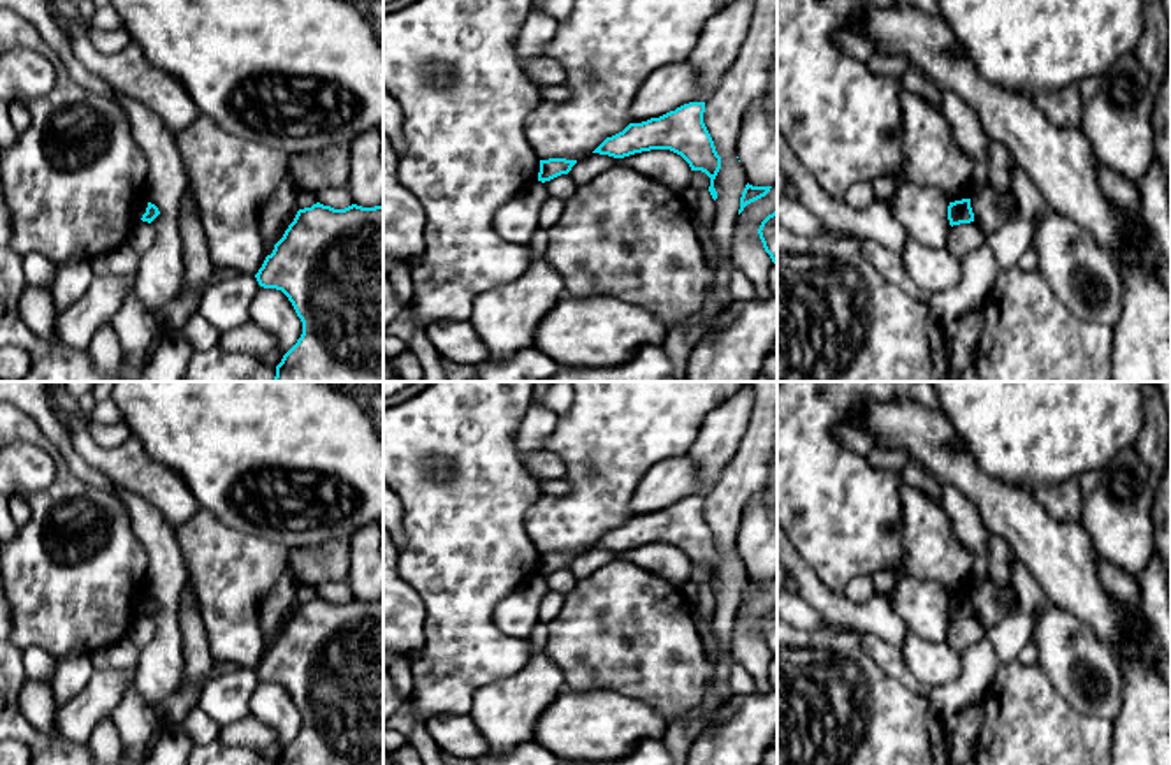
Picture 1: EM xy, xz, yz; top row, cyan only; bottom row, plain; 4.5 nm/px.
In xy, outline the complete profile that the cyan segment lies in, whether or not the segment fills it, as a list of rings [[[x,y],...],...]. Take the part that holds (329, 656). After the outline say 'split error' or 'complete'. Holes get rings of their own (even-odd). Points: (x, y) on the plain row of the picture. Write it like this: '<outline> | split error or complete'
[[[316,596],[299,603],[255,672],[281,684],[302,716],[301,732],[276,765],[383,765],[383,600],[334,603]]] | complete

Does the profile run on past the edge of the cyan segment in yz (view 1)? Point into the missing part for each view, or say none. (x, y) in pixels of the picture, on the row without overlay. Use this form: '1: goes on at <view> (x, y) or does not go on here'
1: does not go on here

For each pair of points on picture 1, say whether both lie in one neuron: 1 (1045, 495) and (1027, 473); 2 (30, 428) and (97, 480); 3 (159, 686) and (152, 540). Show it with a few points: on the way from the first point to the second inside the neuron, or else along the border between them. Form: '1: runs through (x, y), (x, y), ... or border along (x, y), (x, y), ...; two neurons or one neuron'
1: border along (1075, 477), (1040, 486), (1032, 491); two neurons
2: border along (34, 417), (69, 468), (85, 482); two neurons
3: runs through (166, 649), (166, 577); one neuron

